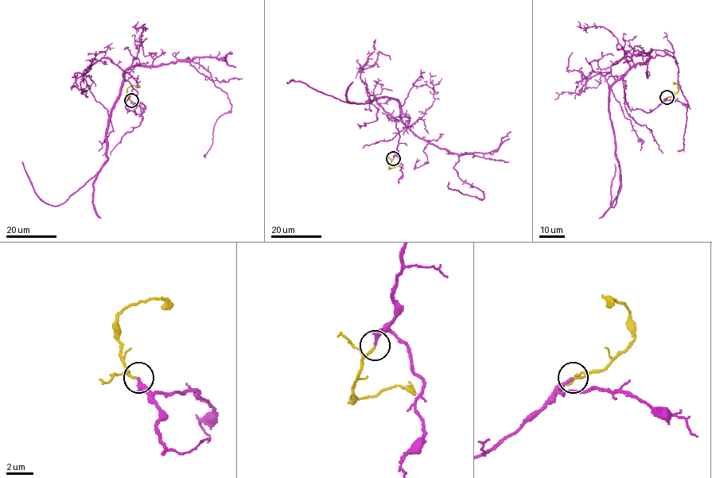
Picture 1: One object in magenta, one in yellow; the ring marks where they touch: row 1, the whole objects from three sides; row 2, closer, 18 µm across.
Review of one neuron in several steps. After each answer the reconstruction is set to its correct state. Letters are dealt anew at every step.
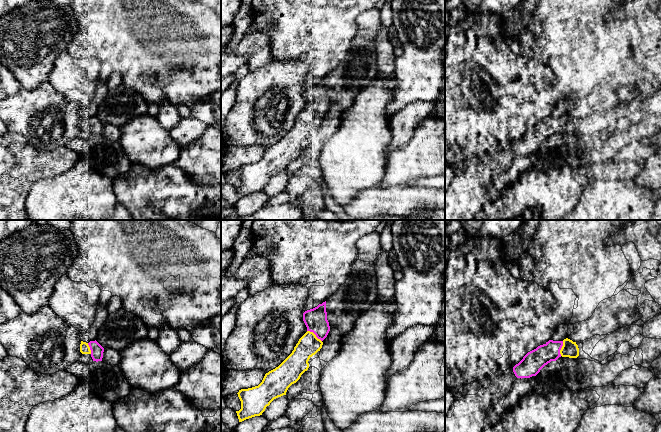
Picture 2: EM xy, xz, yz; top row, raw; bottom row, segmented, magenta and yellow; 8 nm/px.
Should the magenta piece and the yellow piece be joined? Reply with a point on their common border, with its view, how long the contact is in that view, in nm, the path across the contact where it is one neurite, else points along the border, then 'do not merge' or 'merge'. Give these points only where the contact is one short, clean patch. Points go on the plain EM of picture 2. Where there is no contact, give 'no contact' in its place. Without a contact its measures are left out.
xz (314, 109) | 150 nm | merge

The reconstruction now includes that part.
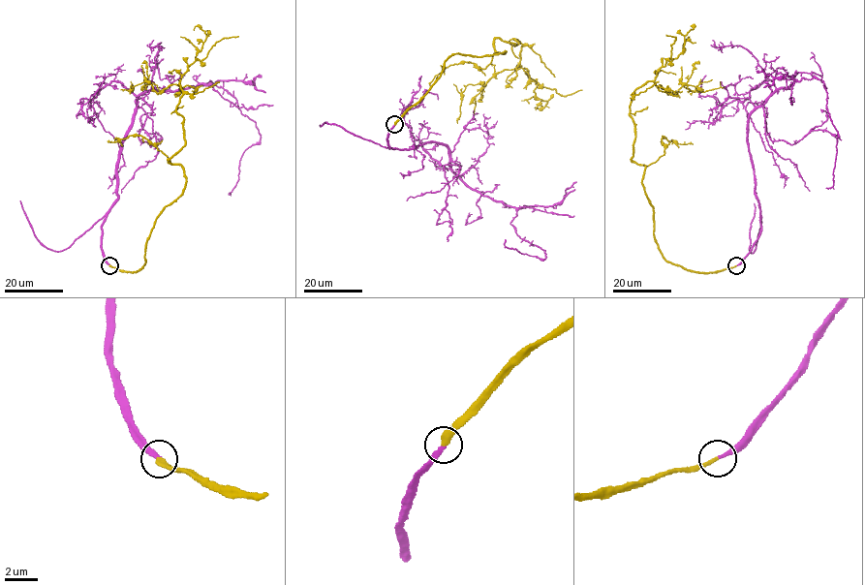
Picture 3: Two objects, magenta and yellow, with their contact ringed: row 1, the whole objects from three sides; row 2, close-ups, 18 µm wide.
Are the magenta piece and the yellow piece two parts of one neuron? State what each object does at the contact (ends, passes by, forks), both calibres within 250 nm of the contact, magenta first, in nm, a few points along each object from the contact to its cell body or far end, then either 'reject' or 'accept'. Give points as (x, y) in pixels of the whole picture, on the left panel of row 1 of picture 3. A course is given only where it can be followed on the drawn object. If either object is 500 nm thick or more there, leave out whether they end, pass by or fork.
magenta ends; yellow ends; calibres 260 and 280 nm; course magenta (109, 264), (102, 224), (140, 95), (210, 82), (235, 99), (260, 140), (229, 194); course yellow (109, 264), (139, 271), (160, 212), (184, 187), (168, 161), (185, 144), (181, 80), (157, 93), (130, 81); accept

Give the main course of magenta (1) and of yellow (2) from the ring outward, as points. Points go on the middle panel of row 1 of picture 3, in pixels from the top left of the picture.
1: (395, 124), (390, 148), (445, 145), (451, 170), (513, 206), (513, 229), (545, 257), (508, 248), (505, 239)
2: (395, 124), (447, 58), (506, 52), (495, 50), (500, 38), (521, 43), (515, 68), (465, 87), (457, 118)

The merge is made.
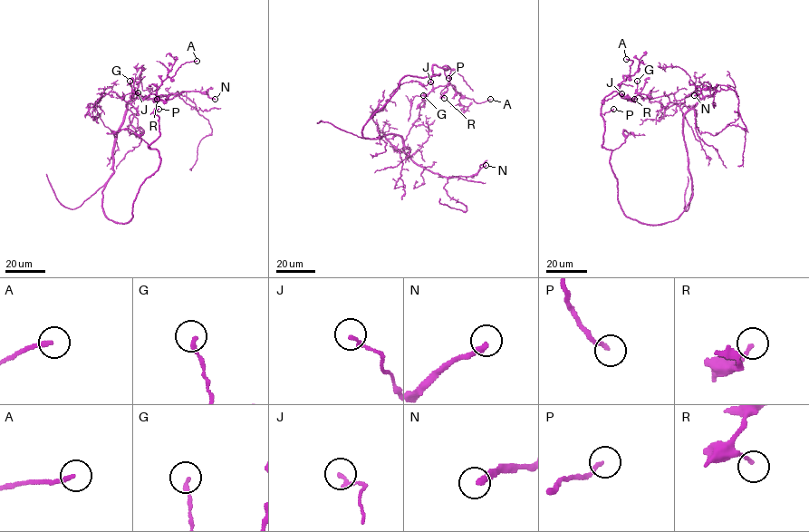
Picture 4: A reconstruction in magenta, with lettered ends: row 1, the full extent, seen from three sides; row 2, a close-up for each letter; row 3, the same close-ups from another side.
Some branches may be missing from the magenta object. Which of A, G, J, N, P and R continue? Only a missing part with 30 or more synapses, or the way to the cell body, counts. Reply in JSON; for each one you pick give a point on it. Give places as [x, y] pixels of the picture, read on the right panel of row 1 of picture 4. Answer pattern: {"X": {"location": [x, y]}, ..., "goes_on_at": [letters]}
{"A": {"location": [626, 59]}, "N": {"location": [694, 95]}, "P": {"location": [613, 109]}, "goes_on_at": ["A", "N", "P"]}

